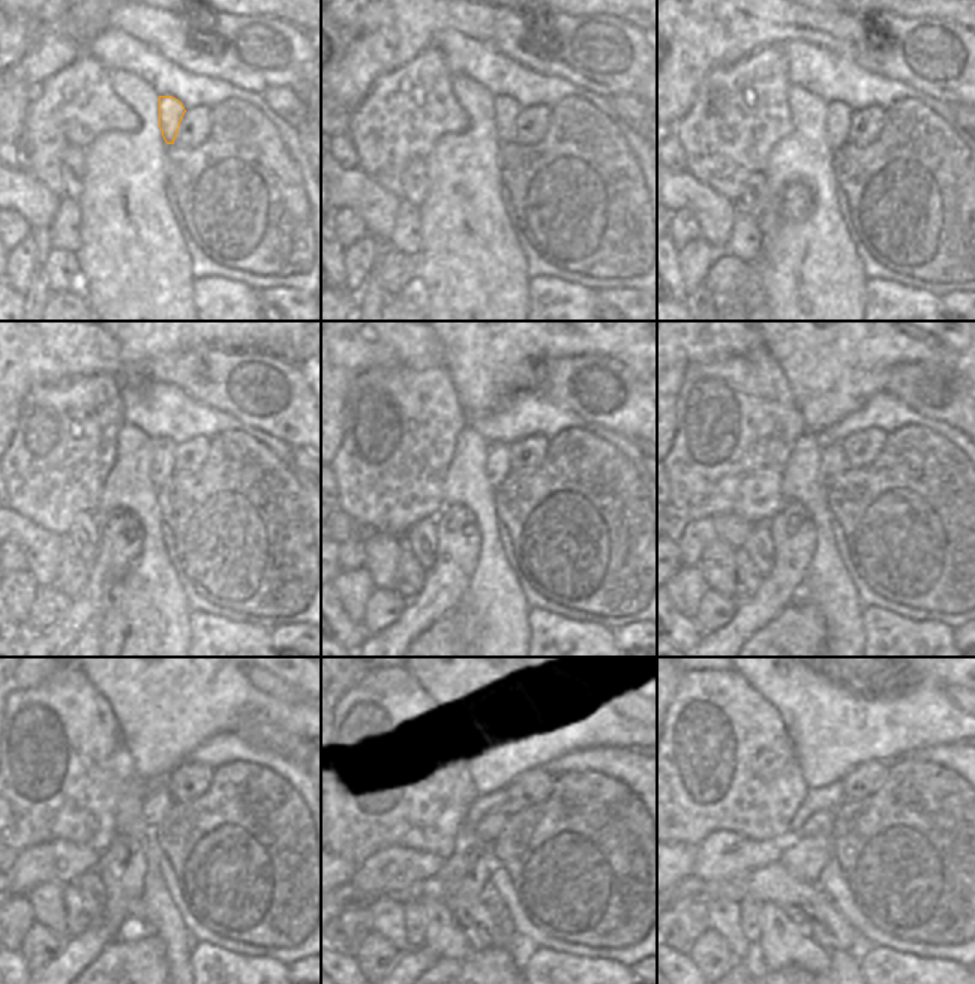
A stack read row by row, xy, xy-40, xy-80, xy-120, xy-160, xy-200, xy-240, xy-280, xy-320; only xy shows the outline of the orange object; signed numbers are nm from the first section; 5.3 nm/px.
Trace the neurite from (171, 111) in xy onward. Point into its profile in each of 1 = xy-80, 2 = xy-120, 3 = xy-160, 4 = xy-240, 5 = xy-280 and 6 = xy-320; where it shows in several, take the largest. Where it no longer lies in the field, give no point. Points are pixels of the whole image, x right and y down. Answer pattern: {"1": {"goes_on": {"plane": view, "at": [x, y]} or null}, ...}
{"1": {"goes_on": {"plane": "xy-80", "at": [839, 114]}}, "2": {"goes_on": {"plane": "xy-120", "at": [162, 468]}}, "3": {"goes_on": {"plane": "xy-160", "at": [498, 453]}}, "4": {"goes_on": {"plane": "xy-240", "at": [158, 803]}}, "5": {"goes_on": {"plane": "xy-280", "at": [489, 827]}}, "6": {"goes_on": {"plane": "xy-320", "at": [821, 822]}}}

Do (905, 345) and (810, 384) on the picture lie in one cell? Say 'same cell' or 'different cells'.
same cell

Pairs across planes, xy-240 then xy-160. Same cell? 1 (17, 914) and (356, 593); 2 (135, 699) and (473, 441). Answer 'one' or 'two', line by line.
1: one
2: two

